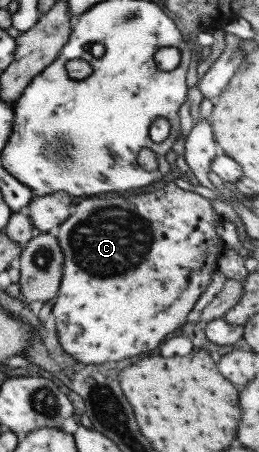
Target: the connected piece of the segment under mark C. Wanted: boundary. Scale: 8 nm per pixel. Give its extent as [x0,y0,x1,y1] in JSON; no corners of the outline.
[52,181,224,364]

